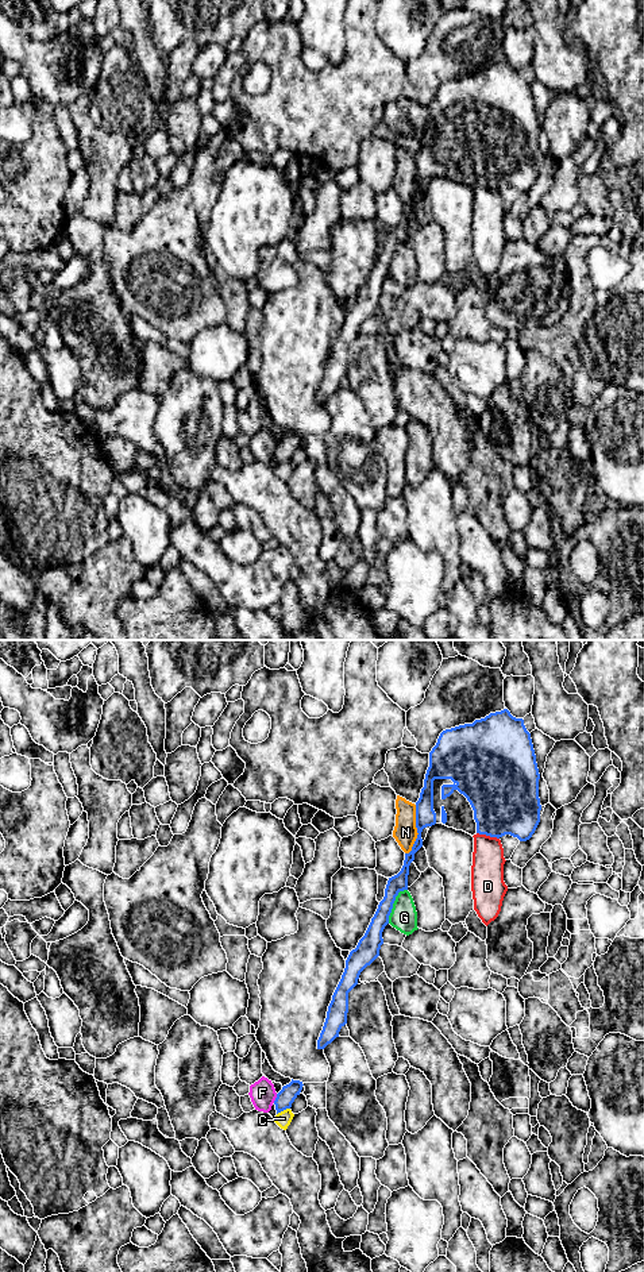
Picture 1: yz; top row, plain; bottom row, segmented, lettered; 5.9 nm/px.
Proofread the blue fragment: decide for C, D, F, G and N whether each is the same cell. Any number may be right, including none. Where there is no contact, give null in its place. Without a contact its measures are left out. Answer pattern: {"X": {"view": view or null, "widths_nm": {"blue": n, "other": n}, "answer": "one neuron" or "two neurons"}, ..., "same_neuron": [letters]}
{"C": {"view": "yz", "widths_nm": {"blue": 100, "other": 90}, "answer": "two neurons"}, "D": {"view": "yz", "widths_nm": {"blue": 400, "other": 190}, "answer": "two neurons"}, "F": {"view": "yz", "widths_nm": {"blue": 100, "other": 160}, "answer": "two neurons"}, "G": {"view": "yz", "widths_nm": {"blue": 110, "other": 160}, "answer": "two neurons"}, "N": {"view": "yz", "widths_nm": {"blue": 120, "other": 140}, "answer": "two neurons"}, "same_neuron": []}

